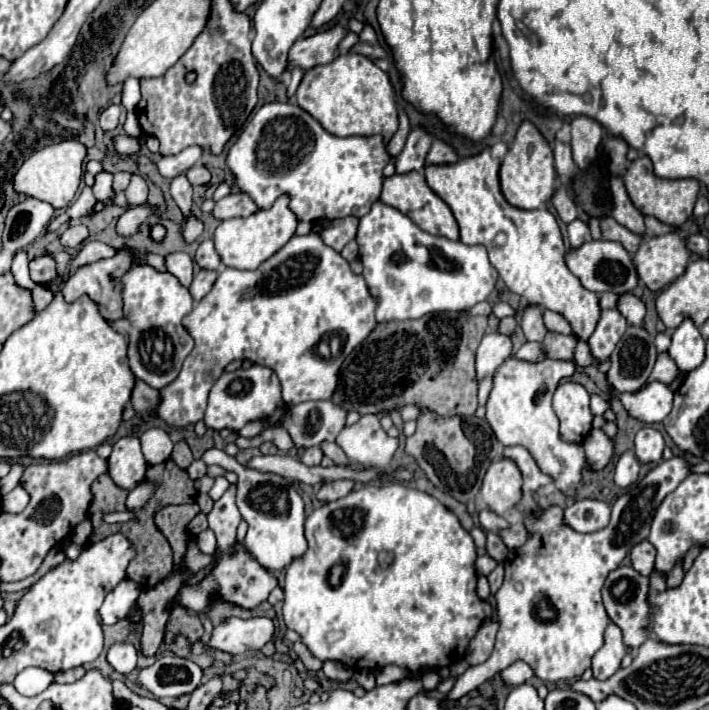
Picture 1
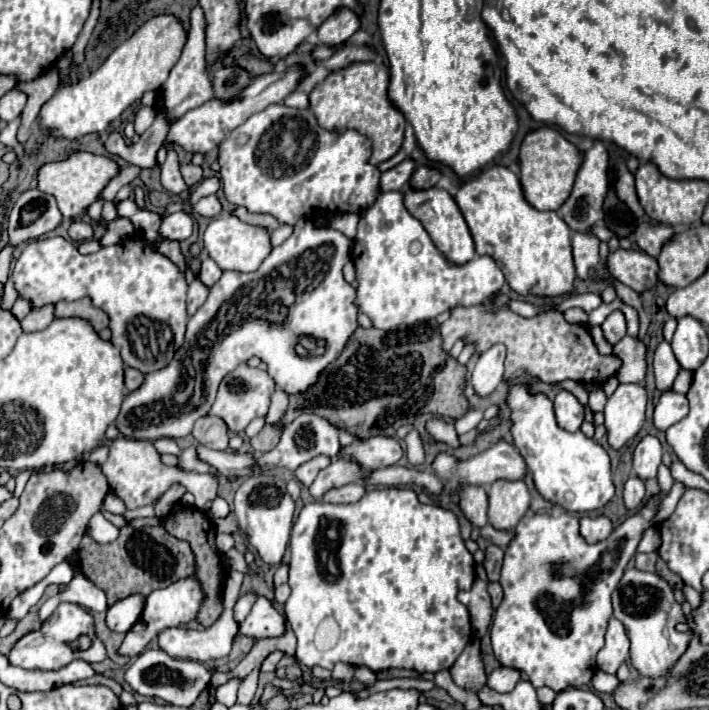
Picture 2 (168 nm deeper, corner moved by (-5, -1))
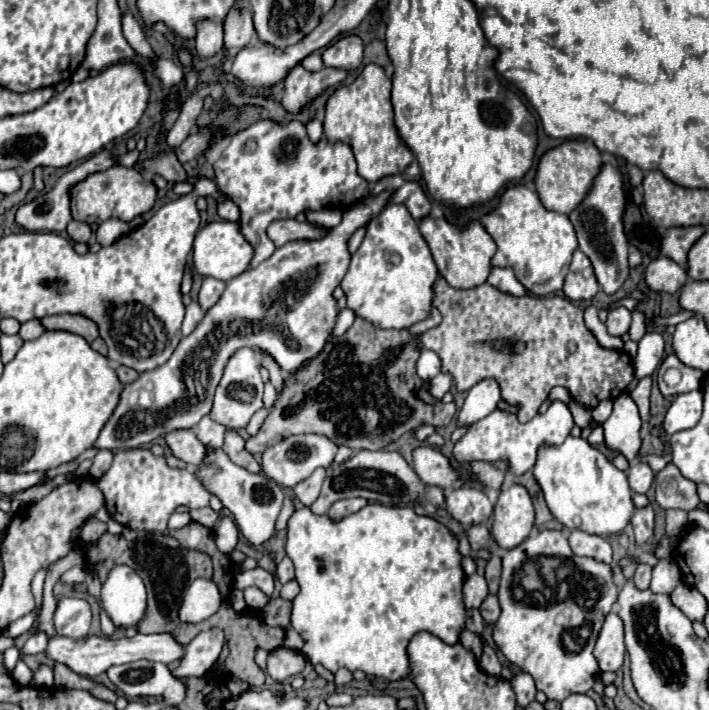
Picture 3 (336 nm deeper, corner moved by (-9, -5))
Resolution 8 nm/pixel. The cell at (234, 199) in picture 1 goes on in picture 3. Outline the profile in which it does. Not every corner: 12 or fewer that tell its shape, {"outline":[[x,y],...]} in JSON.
{"outline":[[276,220],[266,230],[282,248],[292,240],[320,238],[308,222]]}

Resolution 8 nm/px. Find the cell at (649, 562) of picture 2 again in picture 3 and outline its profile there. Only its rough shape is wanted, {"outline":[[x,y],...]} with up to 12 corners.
{"outline":[[640,564],[634,572],[638,588],[648,588],[652,566]]}

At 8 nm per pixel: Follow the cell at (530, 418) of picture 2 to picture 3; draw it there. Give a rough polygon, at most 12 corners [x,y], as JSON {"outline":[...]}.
{"outline":[[588,440],[540,446],[532,472],[568,530],[614,534],[626,474]]}

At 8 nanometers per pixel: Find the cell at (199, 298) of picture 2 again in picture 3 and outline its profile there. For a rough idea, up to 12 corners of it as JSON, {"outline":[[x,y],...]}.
{"outline":[[198,300],[186,306],[182,334],[188,336],[206,312]]}

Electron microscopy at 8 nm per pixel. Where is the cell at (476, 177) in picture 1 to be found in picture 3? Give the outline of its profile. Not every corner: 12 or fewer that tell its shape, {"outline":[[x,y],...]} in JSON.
{"outline":[[512,184],[482,226],[534,296],[562,290],[578,248],[566,214]]}

